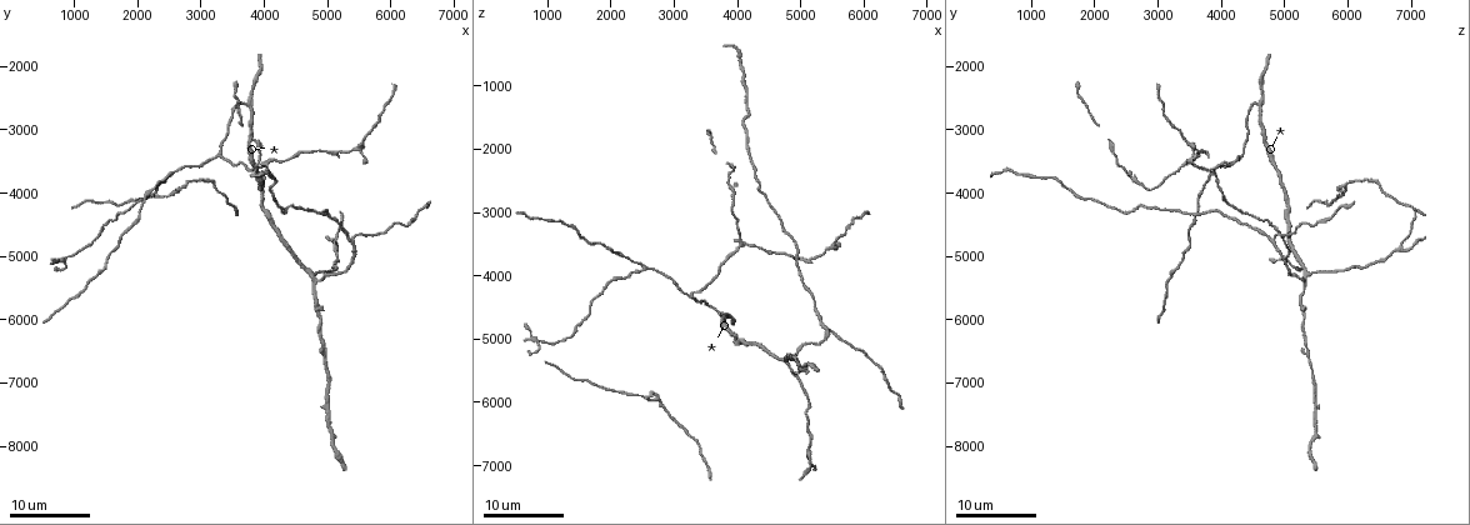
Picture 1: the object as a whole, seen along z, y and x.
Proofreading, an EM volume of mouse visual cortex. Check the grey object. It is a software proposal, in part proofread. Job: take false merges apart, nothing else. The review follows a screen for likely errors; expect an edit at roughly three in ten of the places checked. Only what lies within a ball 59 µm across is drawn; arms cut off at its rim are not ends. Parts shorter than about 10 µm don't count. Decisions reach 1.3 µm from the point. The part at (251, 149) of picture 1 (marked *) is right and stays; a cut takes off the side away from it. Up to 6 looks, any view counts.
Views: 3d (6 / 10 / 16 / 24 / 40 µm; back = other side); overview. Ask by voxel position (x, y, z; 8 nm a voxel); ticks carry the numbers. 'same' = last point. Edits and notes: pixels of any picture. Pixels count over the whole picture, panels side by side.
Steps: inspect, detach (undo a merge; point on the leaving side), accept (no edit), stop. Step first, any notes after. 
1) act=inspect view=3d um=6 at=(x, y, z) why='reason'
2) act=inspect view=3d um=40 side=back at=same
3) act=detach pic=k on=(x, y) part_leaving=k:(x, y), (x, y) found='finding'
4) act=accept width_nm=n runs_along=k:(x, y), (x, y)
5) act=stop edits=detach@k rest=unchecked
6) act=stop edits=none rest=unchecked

act=inspect view=3d um=16 at=(3250, 3450, 4300) why='branch point'

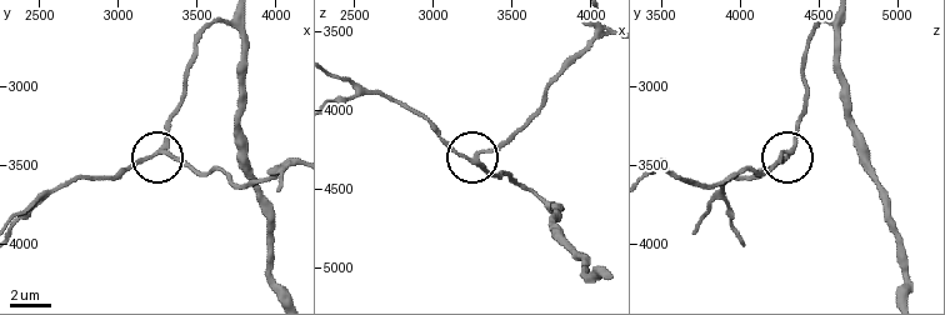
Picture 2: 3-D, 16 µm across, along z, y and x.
act=inspect view=3d um=6 at=(3280, 3420, 4300)

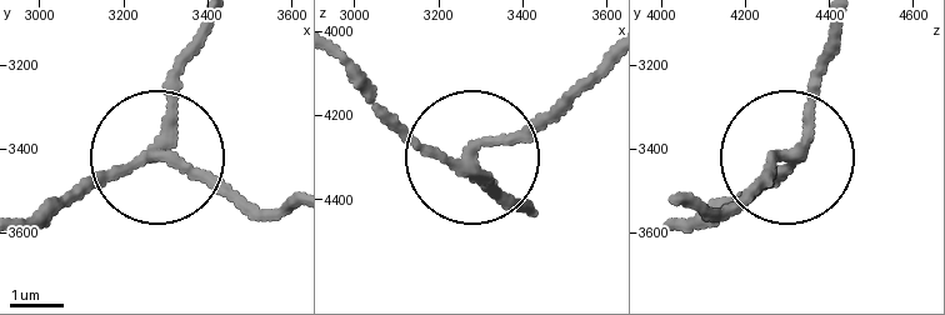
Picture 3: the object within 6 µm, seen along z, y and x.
act=accept side_arm_um=36 arms=3 found='one neuron here'

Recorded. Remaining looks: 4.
act=inspect view=3d um=16 at=(5350, 4700, 4850) why='a fork'

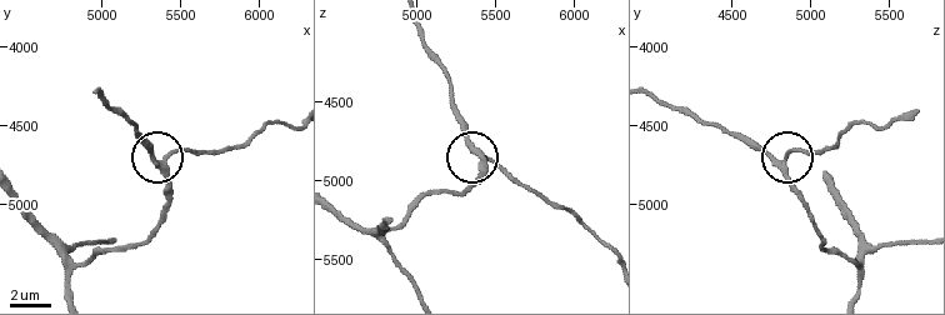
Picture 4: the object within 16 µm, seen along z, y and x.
act=inspect view=3d um=10 at=(5360, 4720, 4800)

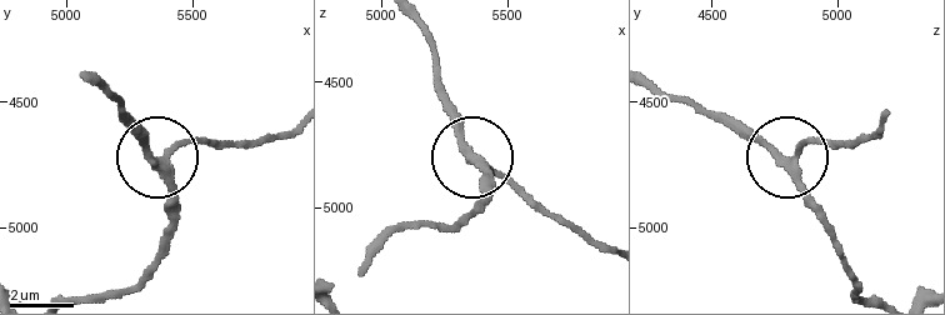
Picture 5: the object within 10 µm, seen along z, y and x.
act=accept runs_along=5:(384, 241), (470, 211), (481, 198), (479, 163), (535, 206) found='continuous, no second neuron'

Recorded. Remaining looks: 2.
act=inspect view=3d um=24 at=(4050, 3500, 3450)

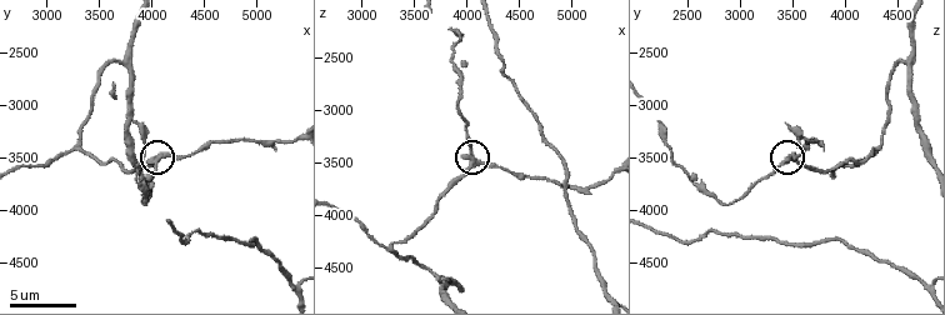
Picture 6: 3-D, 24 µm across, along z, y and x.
act=inspect view=3d um=10 at=(4080, 3480, 3500)

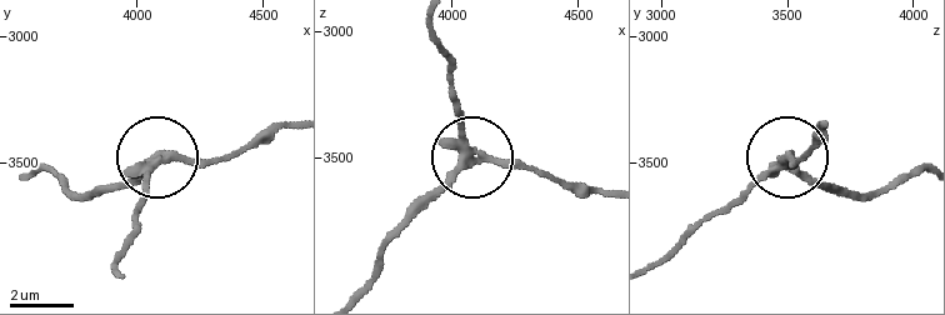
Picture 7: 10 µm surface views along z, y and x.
act=accept side_arm_um=24 runs_along=7:(360, 286), (384, 246), (473, 160), (543, 171) found='all the same neuron'

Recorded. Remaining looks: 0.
act=stop edits=none rest=unchecked

